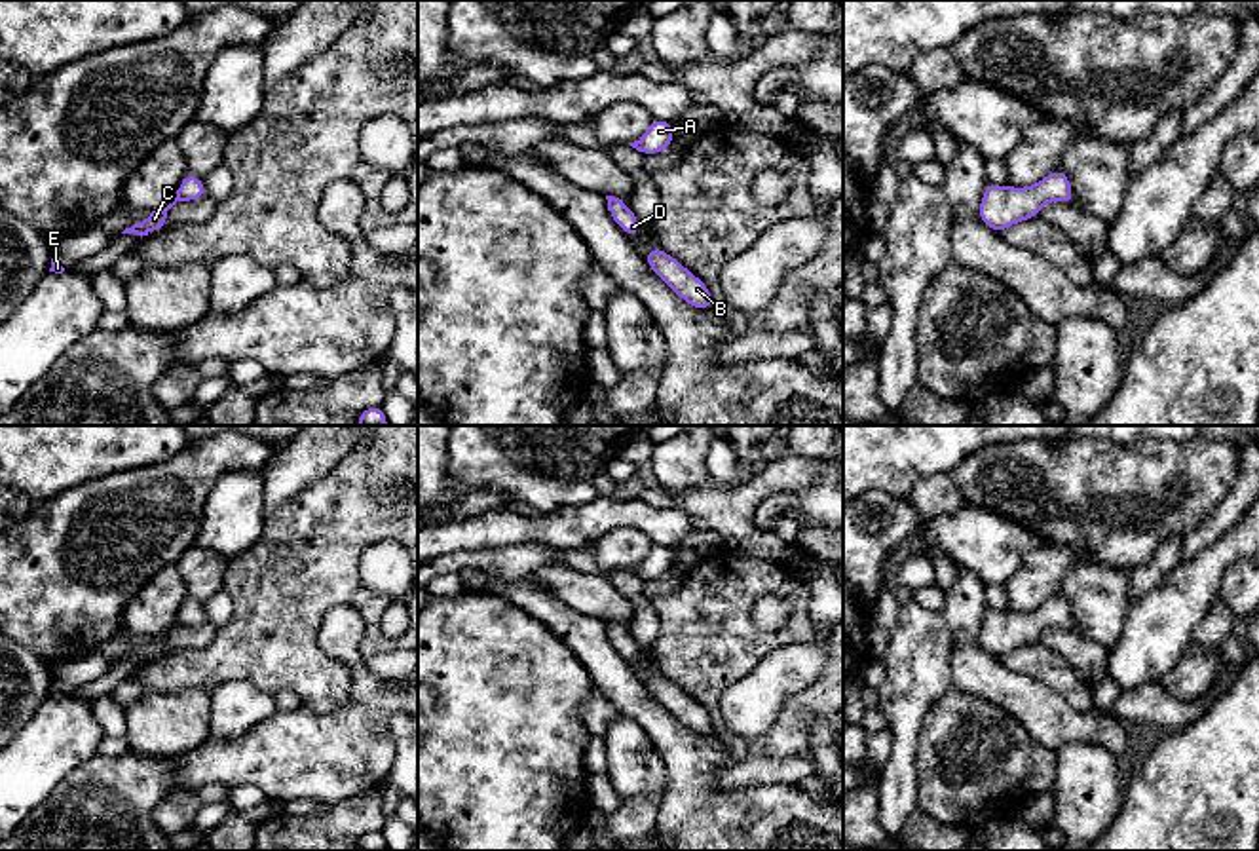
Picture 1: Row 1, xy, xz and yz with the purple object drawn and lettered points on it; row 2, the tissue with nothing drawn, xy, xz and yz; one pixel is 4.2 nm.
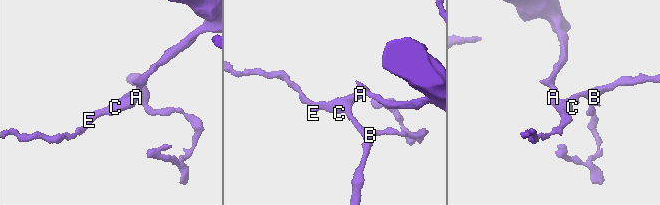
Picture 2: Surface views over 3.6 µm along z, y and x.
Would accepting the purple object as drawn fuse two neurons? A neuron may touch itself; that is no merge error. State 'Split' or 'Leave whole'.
Leave whole

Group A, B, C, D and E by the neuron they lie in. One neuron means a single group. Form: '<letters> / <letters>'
A B C D E

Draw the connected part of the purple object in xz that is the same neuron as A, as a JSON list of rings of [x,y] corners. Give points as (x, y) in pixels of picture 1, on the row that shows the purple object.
[[[653,118],[646,133],[638,141],[629,144],[644,156],[659,154],[670,144],[674,144],[674,123]]]

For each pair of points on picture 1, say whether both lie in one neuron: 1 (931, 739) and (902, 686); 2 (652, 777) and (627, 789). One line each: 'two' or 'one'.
1: two
2: one

